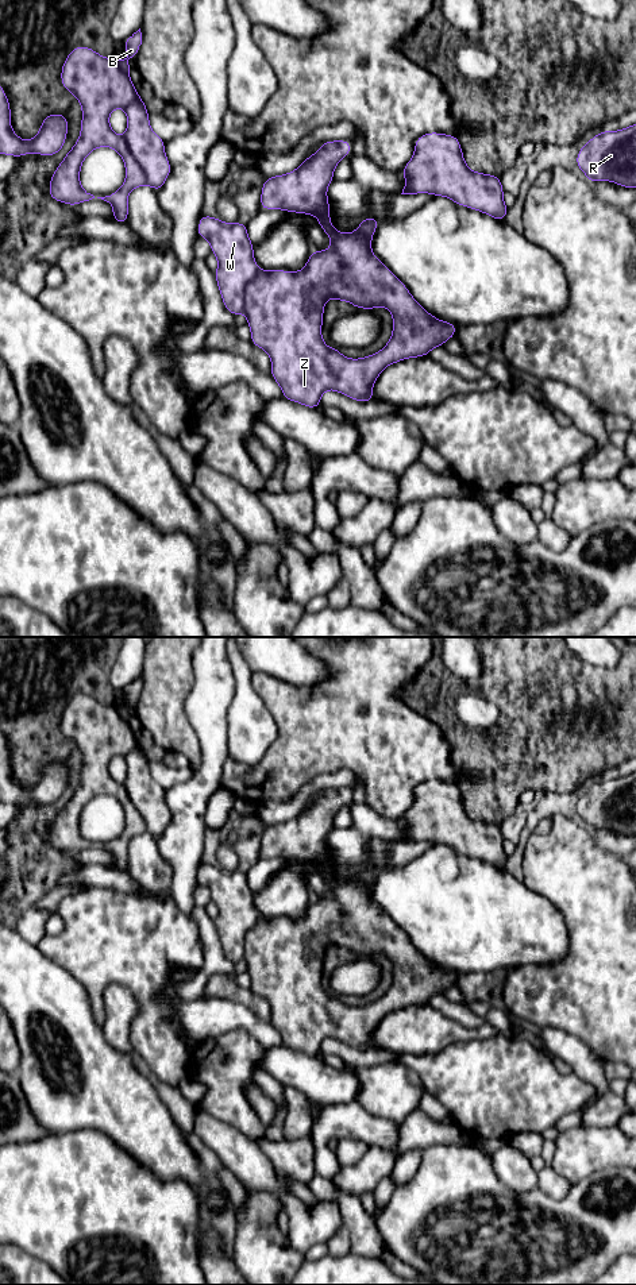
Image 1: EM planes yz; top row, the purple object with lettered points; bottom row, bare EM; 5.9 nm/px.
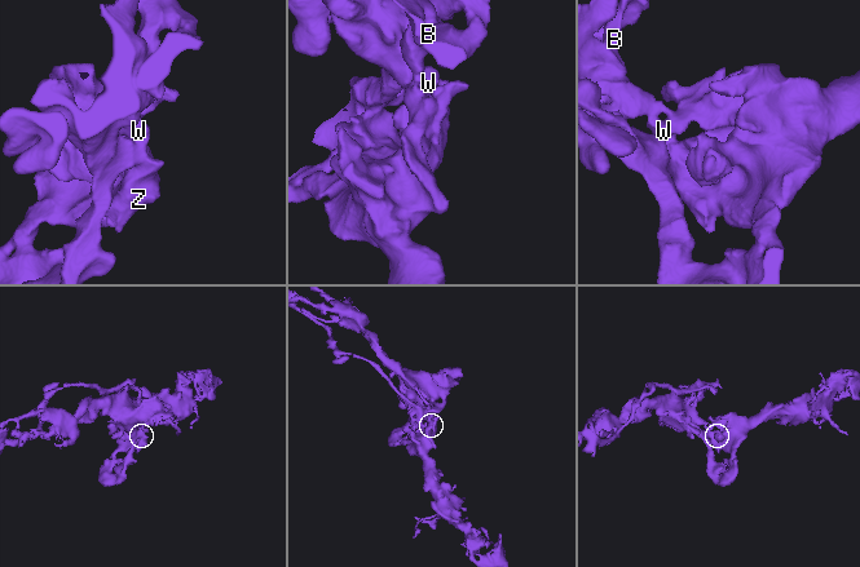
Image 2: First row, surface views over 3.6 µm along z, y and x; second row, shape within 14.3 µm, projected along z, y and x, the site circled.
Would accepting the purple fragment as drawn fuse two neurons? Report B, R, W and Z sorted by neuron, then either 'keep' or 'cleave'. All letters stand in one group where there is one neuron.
B R W Z | keep

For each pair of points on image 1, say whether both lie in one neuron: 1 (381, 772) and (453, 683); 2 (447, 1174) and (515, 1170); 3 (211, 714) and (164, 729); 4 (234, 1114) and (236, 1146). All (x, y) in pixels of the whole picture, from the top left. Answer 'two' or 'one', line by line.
1: two
2: two
3: two
4: two

